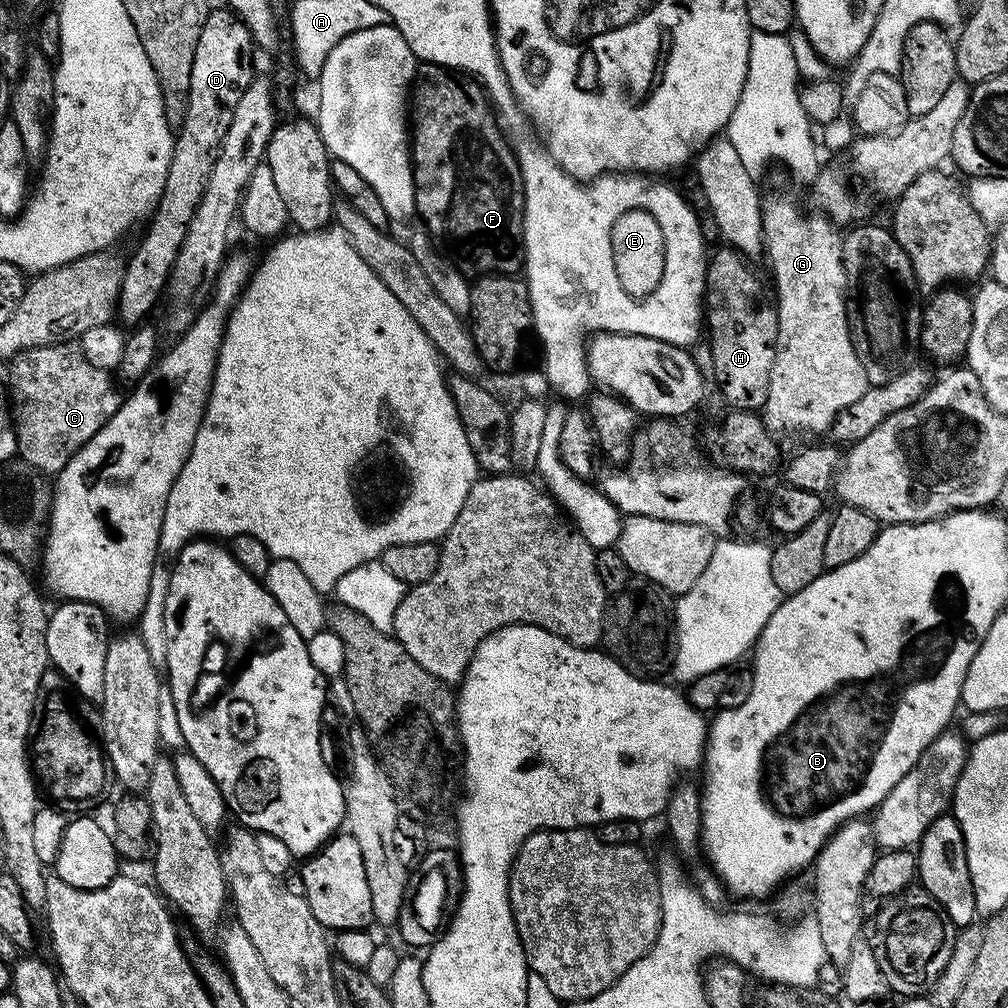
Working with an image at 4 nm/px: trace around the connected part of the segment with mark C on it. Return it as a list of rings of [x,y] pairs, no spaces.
[[[68,342],[19,352],[7,368],[8,392],[12,395],[10,419],[16,430],[19,459],[45,474],[59,474],[72,455],[114,418],[122,403],[122,392],[120,396],[108,377],[111,375],[91,364],[79,347]]]

